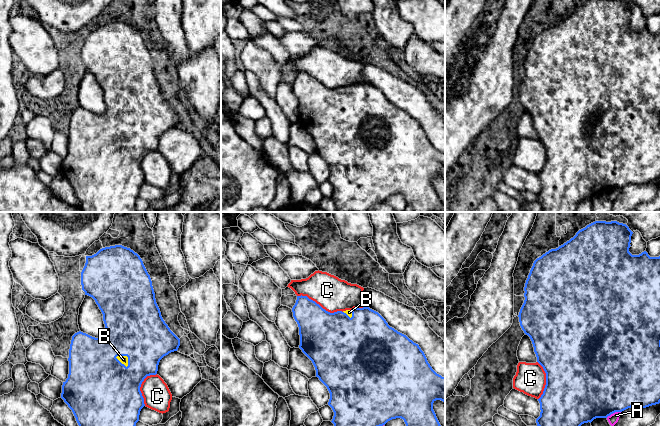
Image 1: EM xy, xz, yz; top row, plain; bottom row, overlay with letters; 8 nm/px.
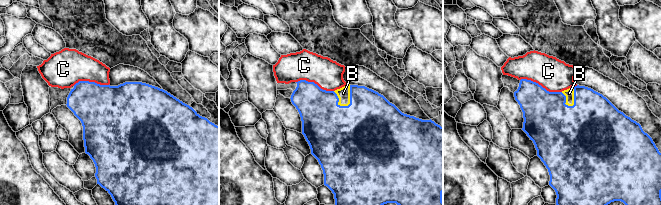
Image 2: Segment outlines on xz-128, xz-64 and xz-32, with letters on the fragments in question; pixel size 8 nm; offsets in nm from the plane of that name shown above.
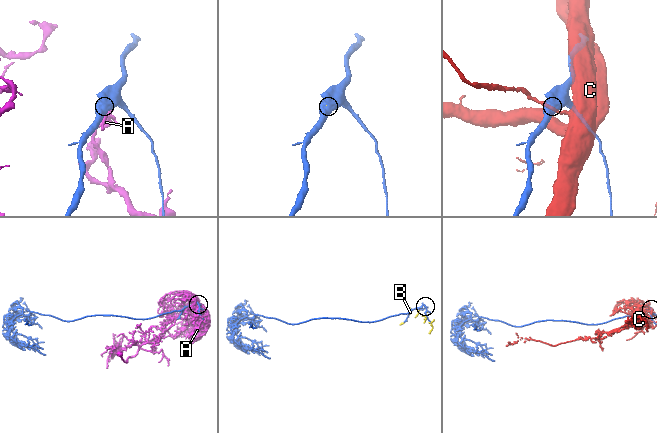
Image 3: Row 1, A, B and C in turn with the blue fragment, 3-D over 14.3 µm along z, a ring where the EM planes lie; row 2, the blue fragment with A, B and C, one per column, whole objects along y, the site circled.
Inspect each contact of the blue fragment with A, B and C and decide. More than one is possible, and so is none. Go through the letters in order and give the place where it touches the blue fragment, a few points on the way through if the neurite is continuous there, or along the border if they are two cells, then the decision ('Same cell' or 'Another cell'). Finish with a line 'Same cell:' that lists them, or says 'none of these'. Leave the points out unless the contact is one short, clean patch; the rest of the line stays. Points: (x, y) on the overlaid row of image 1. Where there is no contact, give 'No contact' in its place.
A: Touches blue at yz (613, 412). Another cell
B: Touches blue at xy (121, 363). Same cell
C: Touches blue at xz (319, 305). Another cell
Same cell: B

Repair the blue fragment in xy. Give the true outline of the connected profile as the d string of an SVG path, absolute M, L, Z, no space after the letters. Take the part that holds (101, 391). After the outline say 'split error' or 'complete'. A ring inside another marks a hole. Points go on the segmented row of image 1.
M115 245L86 256L81 272L85 295L92 297L103 314L106 335L95 338L81 331L72 336L69 349L69 374L62 385L61 398L72 410L79 426L136 426L141 409L145 406L140 391L147 376L156 375L160 360L177 351L180 339L170 330L156 303L150 275L142 259L130 248Z | split error

